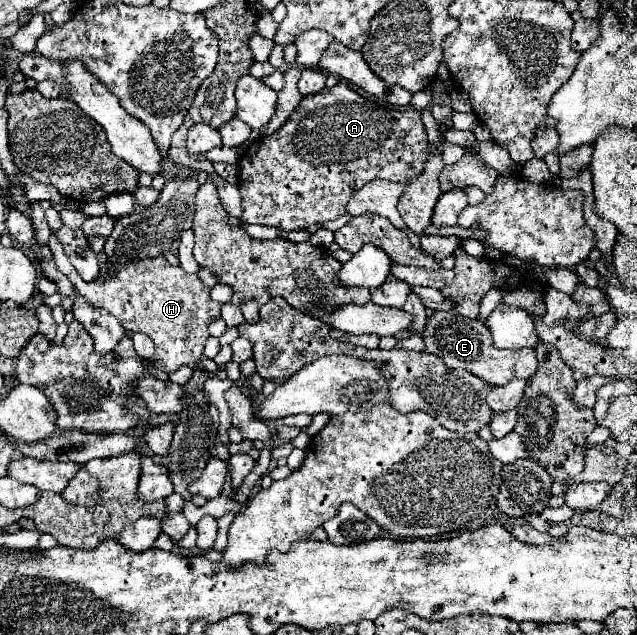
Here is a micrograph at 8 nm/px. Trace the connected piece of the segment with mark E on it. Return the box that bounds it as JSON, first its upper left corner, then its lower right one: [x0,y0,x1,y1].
[425,311,537,385]

